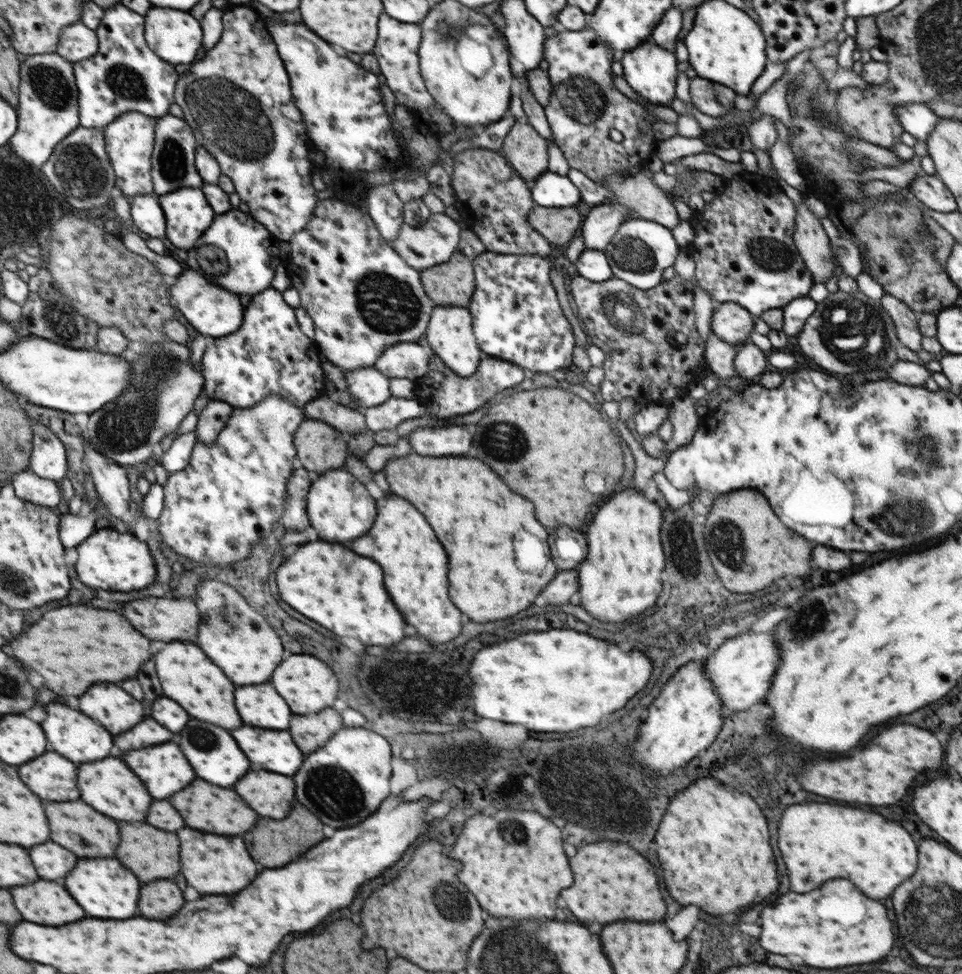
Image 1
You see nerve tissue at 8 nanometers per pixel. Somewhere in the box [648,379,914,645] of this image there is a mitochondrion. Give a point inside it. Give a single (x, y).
(686, 556)

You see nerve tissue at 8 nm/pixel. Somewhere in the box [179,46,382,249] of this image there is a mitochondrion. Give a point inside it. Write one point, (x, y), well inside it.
(228, 115)

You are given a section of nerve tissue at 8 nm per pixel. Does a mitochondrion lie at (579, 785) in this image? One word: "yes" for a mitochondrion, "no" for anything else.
yes

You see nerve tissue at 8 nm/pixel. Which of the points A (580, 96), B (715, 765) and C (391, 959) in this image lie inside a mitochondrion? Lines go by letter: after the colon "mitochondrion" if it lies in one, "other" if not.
A: mitochondrion
B: other
C: other

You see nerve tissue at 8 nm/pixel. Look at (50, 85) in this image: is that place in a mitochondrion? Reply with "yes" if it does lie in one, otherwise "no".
yes

